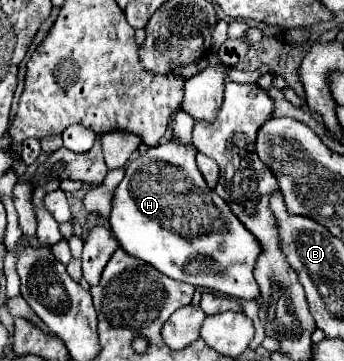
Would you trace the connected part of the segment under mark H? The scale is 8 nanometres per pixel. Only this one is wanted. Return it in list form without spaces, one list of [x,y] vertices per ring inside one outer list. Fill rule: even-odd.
[[[170,139],[132,159],[126,167],[124,179],[112,195],[110,231],[128,255],[156,267],[170,279],[184,281],[194,287],[208,287],[236,299],[258,299],[260,291],[252,271],[260,255],[260,245],[236,215],[232,215],[228,203],[224,203],[224,199],[206,185],[200,169],[196,167],[196,153],[198,151],[194,147],[186,147],[176,139]]]

